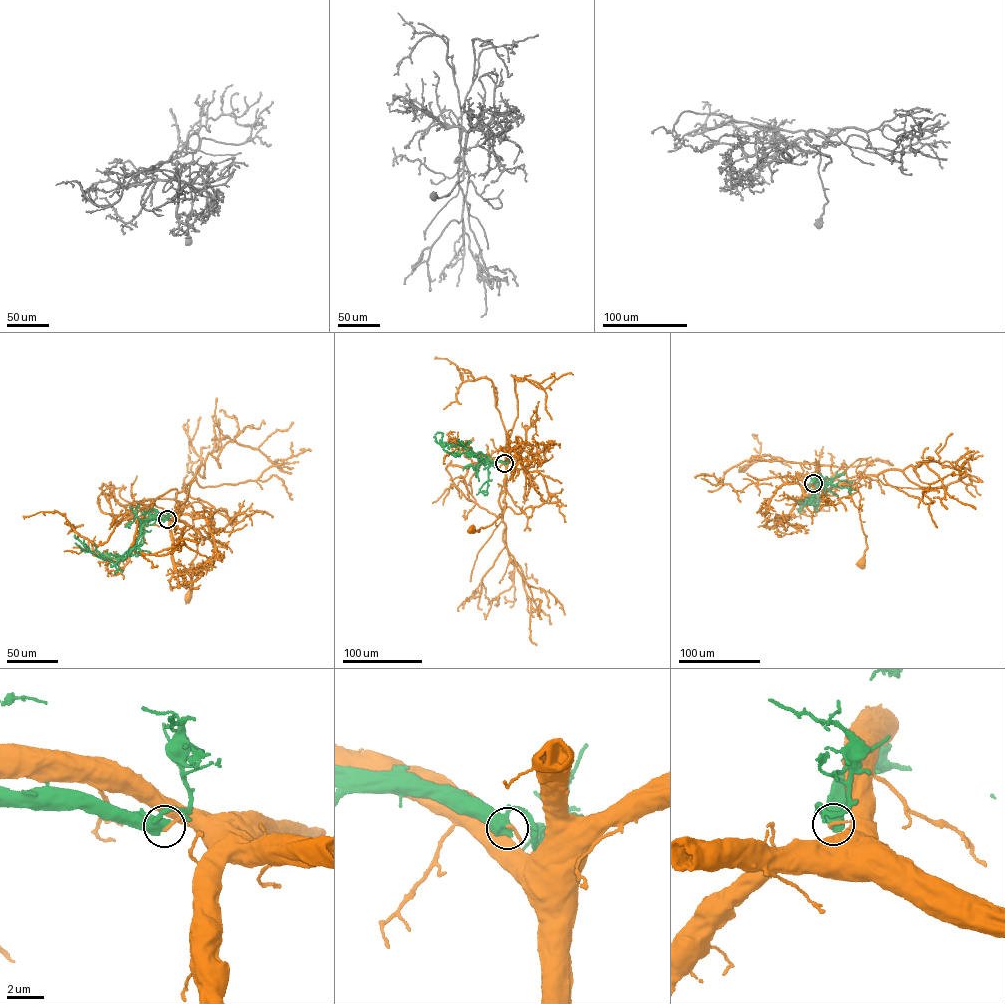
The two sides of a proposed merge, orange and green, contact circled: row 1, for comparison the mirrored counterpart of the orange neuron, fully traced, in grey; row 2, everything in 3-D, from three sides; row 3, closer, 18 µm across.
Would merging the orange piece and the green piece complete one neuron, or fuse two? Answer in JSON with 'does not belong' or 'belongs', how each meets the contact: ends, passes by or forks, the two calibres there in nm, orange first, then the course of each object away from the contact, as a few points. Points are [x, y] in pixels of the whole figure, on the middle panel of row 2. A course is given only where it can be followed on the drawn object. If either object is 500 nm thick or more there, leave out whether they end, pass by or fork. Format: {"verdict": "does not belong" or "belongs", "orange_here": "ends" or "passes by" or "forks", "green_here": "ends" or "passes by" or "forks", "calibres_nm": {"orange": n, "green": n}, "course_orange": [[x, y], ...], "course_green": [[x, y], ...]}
{"verdict": "does not belong", "orange_here": "ends", "green_here": "forks", "calibres_nm": {"orange": 170, "green": 420}, "course_orange": [[504, 463], [507, 491], [503, 513], [478, 531], [471, 528]], "course_green": [[504, 463], [480, 460], [468, 452], [451, 454], [444, 450], [442, 433], [435, 434]]}

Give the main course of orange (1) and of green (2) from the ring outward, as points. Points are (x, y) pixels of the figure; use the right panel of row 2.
1: (813, 483), (829, 488), (846, 483), (859, 494), (859, 512), (867, 546), (860, 563)
2: (813, 483), (818, 480), (818, 490), (811, 497), (816, 508), (819, 501), (809, 486), (816, 478)

